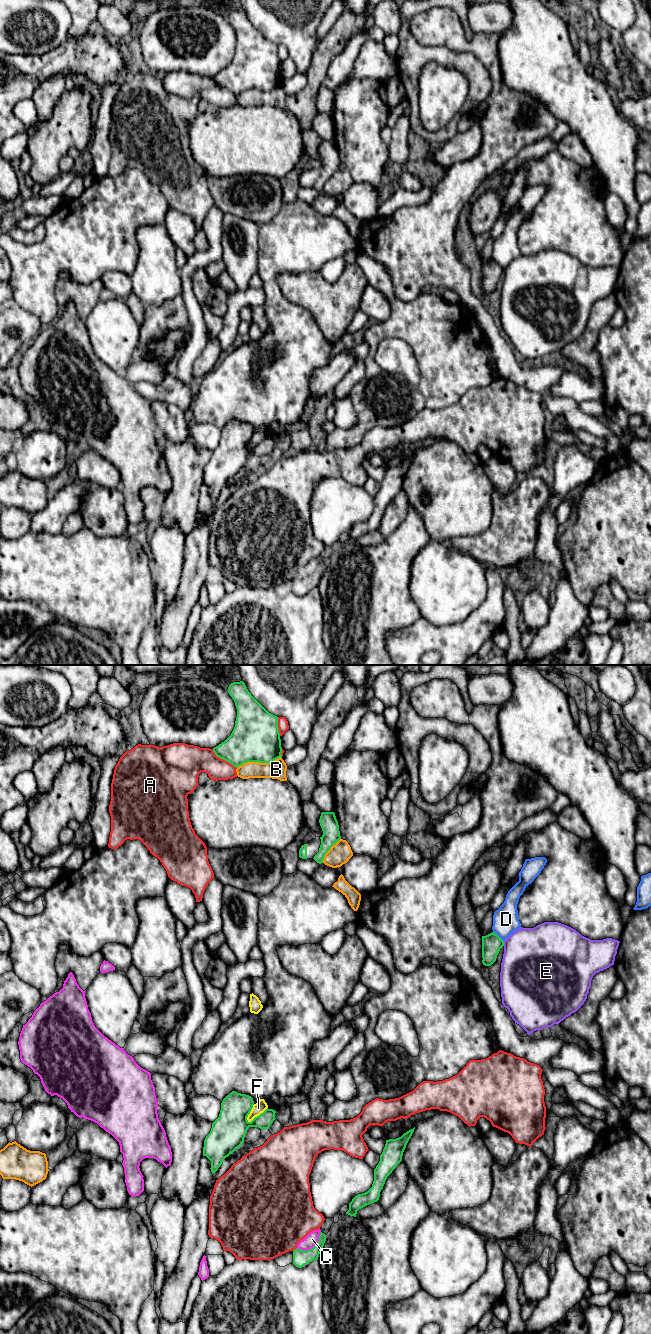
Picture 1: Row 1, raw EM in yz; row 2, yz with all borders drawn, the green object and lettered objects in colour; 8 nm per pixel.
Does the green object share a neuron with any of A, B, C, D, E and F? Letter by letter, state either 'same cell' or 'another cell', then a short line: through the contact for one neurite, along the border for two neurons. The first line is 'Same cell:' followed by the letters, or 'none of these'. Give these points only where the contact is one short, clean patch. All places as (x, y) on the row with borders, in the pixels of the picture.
Same cell: none of these
A: another cell
B: another cell
C: another cell
D: another cell | yz (493, 931), (503, 941)
E: another cell
F: another cell

